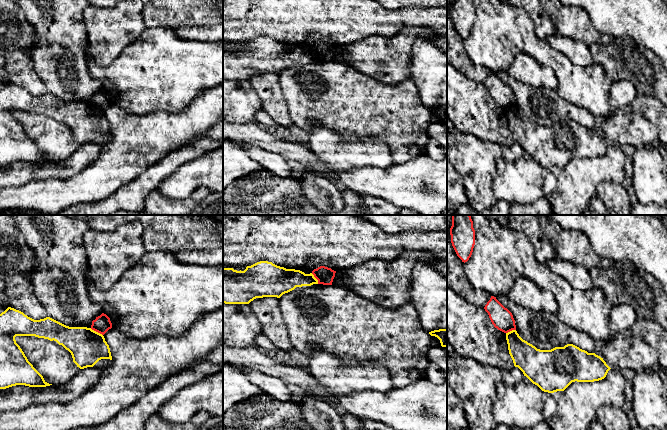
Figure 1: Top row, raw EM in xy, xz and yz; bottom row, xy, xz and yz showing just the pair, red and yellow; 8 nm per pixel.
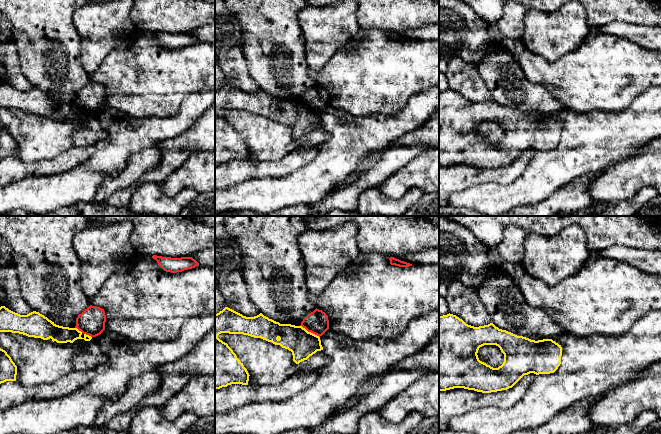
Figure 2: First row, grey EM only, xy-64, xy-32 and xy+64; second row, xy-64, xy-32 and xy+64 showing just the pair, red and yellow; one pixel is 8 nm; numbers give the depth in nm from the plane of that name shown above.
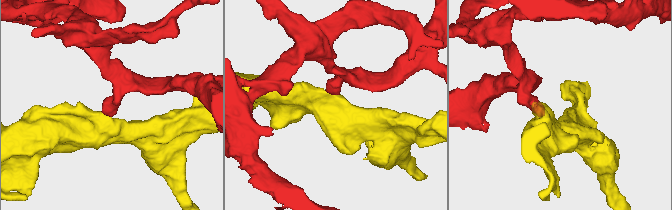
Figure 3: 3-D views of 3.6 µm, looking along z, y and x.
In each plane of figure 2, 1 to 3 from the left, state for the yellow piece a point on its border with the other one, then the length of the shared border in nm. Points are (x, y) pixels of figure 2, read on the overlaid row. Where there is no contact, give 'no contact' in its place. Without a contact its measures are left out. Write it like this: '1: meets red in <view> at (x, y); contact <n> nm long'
1: meets red in xy-64 at (88, 334); contact 70 nm long
2: meets red in xy-32 at (310, 331); contact 190 nm long
3: no contact

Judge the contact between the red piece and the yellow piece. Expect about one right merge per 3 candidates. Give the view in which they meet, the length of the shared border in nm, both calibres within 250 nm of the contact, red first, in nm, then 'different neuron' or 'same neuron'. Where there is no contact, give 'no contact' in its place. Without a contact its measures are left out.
xy | 120 nm | 140/280 nm | different neuron

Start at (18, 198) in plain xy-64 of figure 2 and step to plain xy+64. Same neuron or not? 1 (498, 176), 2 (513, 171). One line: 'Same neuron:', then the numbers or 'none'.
Same neuron: none

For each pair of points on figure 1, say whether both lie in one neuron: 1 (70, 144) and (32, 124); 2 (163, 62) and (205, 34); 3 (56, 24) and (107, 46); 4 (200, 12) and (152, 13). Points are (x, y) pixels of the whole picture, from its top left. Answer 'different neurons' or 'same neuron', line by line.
1: same neuron
2: different neurons
3: different neurons
4: same neuron

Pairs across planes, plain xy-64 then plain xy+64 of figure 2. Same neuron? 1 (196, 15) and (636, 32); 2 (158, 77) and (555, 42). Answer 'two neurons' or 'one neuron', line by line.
1: two neurons
2: two neurons

